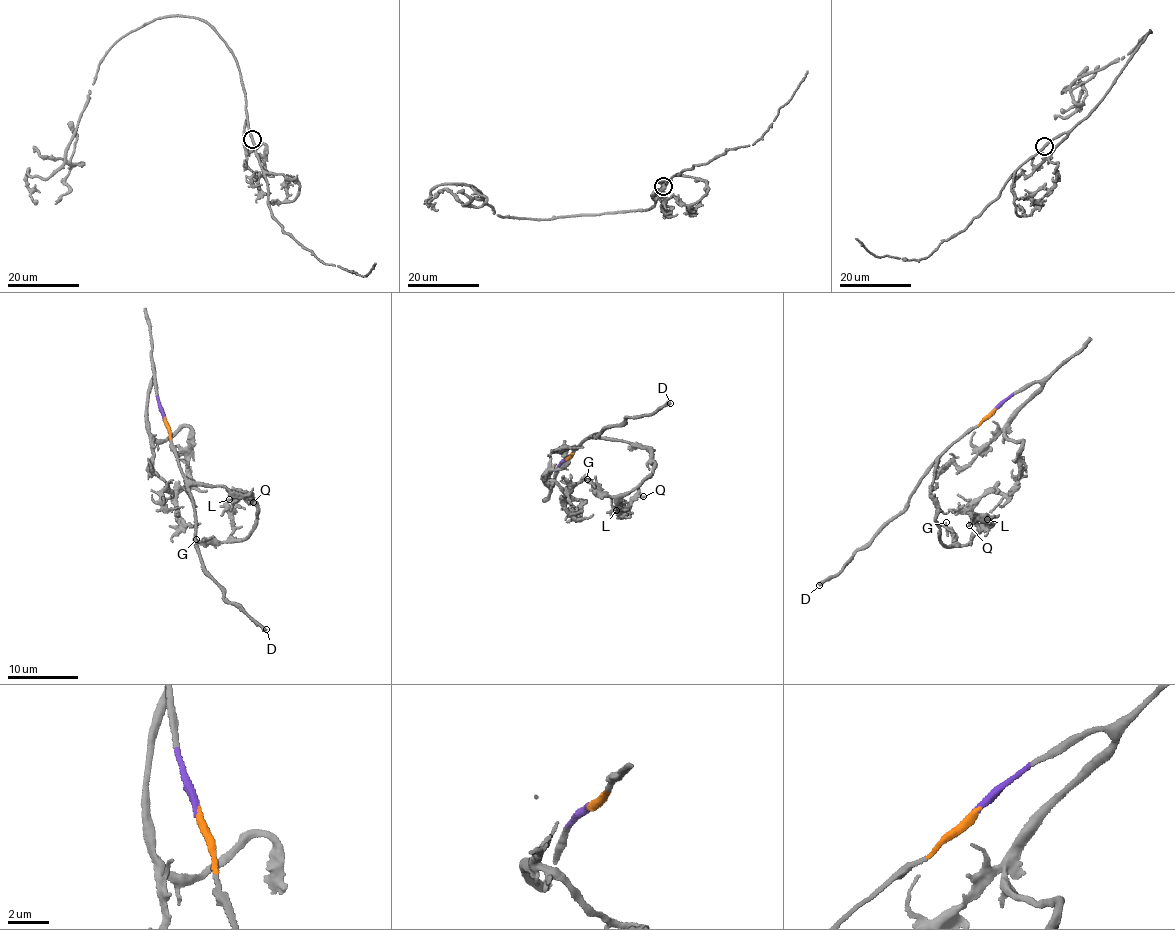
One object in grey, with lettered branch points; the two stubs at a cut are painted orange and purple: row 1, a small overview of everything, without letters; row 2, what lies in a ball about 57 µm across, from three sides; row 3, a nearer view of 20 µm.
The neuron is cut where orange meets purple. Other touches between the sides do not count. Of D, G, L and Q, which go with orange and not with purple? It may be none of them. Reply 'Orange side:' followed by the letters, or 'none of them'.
Orange side: D, G, L, Q

